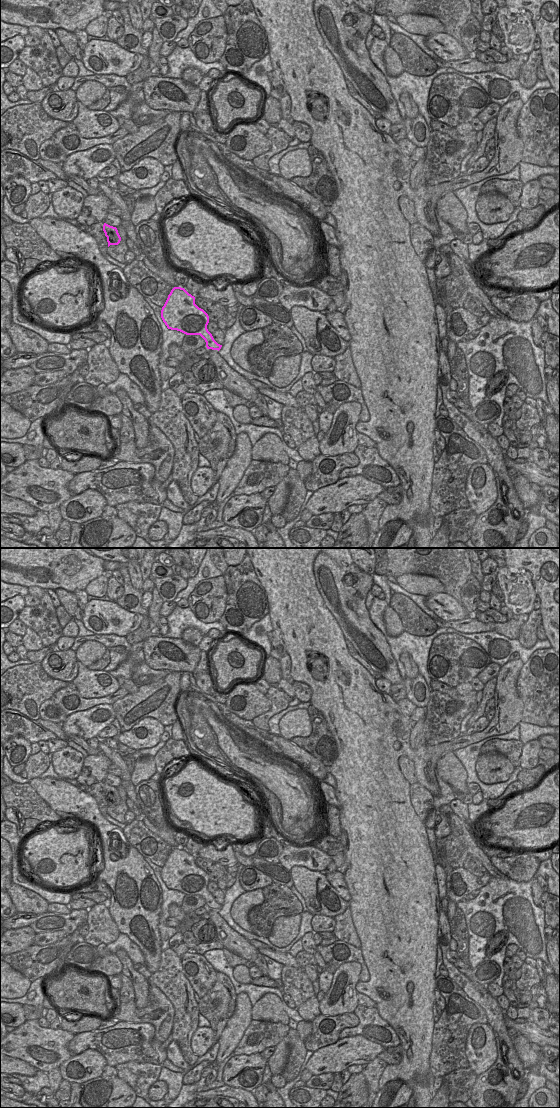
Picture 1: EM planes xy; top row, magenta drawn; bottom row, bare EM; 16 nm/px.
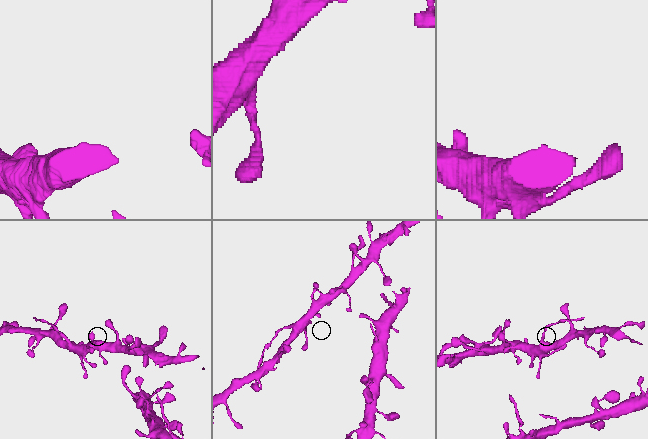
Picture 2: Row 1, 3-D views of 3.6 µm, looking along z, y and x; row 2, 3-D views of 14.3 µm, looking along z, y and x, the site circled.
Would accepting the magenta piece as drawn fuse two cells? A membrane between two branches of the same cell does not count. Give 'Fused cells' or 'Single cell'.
Fused cells

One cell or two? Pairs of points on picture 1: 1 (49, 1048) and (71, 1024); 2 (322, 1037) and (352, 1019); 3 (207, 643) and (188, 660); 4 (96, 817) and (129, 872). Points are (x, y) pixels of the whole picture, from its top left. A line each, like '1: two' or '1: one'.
1: two
2: one
3: two
4: one

